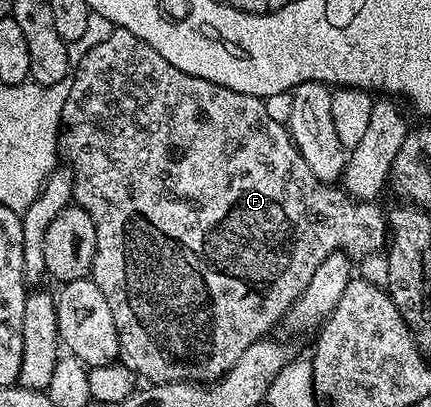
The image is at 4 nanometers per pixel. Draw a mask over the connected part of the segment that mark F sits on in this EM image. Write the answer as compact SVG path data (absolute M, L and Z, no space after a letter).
M115 28L107 40L85 53L85 58L70 75L72 87L65 100L59 125L58 153L67 157L71 172L74 205L85 208L93 216L97 228L97 252L93 256L93 268L89 277L105 292L109 309L113 311L113 324L117 324L117 336L122 357L140 379L156 382L215 382L229 372L241 352L249 344L268 337L267 332L286 317L292 304L305 292L313 272L321 268L325 256L334 250L342 250L351 256L378 254L388 245L389 227L384 207L374 201L355 201L338 185L322 182L309 172L309 164L301 160L291 131L282 121L271 115L264 99L249 96L245 92L233 92L213 80L201 76L189 76L181 68L173 68L161 52L157 52L145 40L133 36L133 32Z

